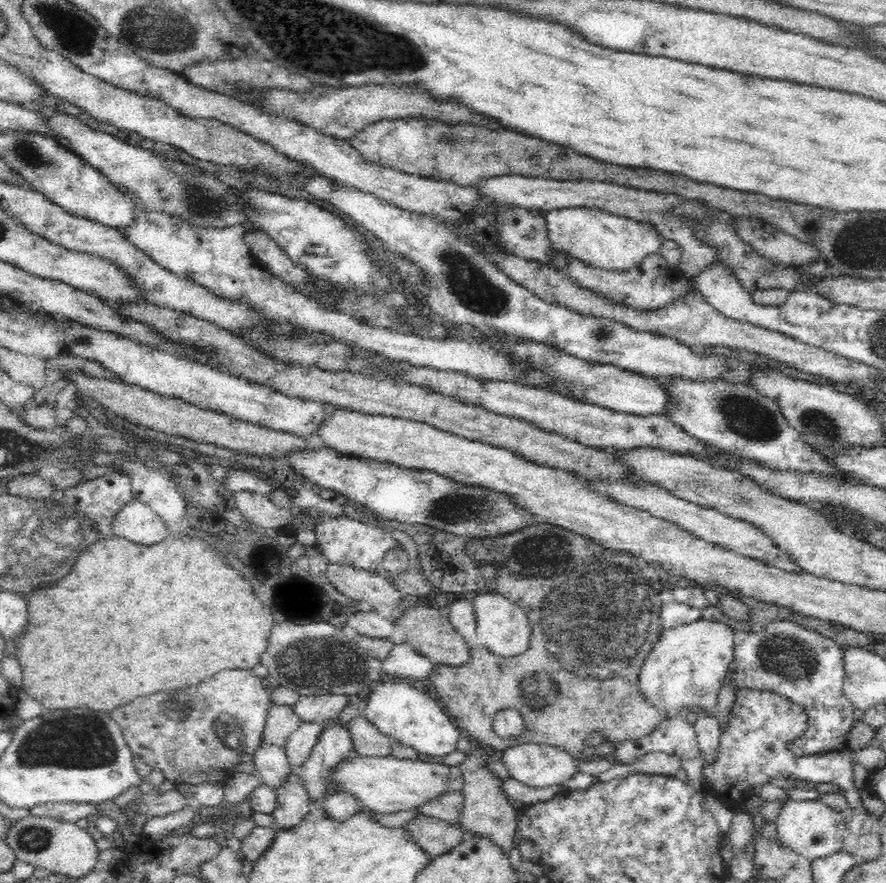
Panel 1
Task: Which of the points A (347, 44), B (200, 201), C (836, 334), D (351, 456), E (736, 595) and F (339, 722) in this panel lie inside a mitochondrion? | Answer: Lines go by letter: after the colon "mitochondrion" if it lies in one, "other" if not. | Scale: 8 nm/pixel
A: mitochondrion
B: mitochondrion
C: other
D: other
E: other
F: other

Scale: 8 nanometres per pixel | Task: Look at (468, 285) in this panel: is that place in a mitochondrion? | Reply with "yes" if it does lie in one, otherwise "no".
yes

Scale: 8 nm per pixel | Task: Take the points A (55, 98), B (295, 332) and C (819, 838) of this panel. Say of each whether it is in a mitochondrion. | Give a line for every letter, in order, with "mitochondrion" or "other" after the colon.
A: other
B: other
C: mitochondrion

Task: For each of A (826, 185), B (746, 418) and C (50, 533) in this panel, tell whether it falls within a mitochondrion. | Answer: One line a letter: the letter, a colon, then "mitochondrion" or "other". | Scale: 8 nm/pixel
A: other
B: mitochondrion
C: mitochondrion

